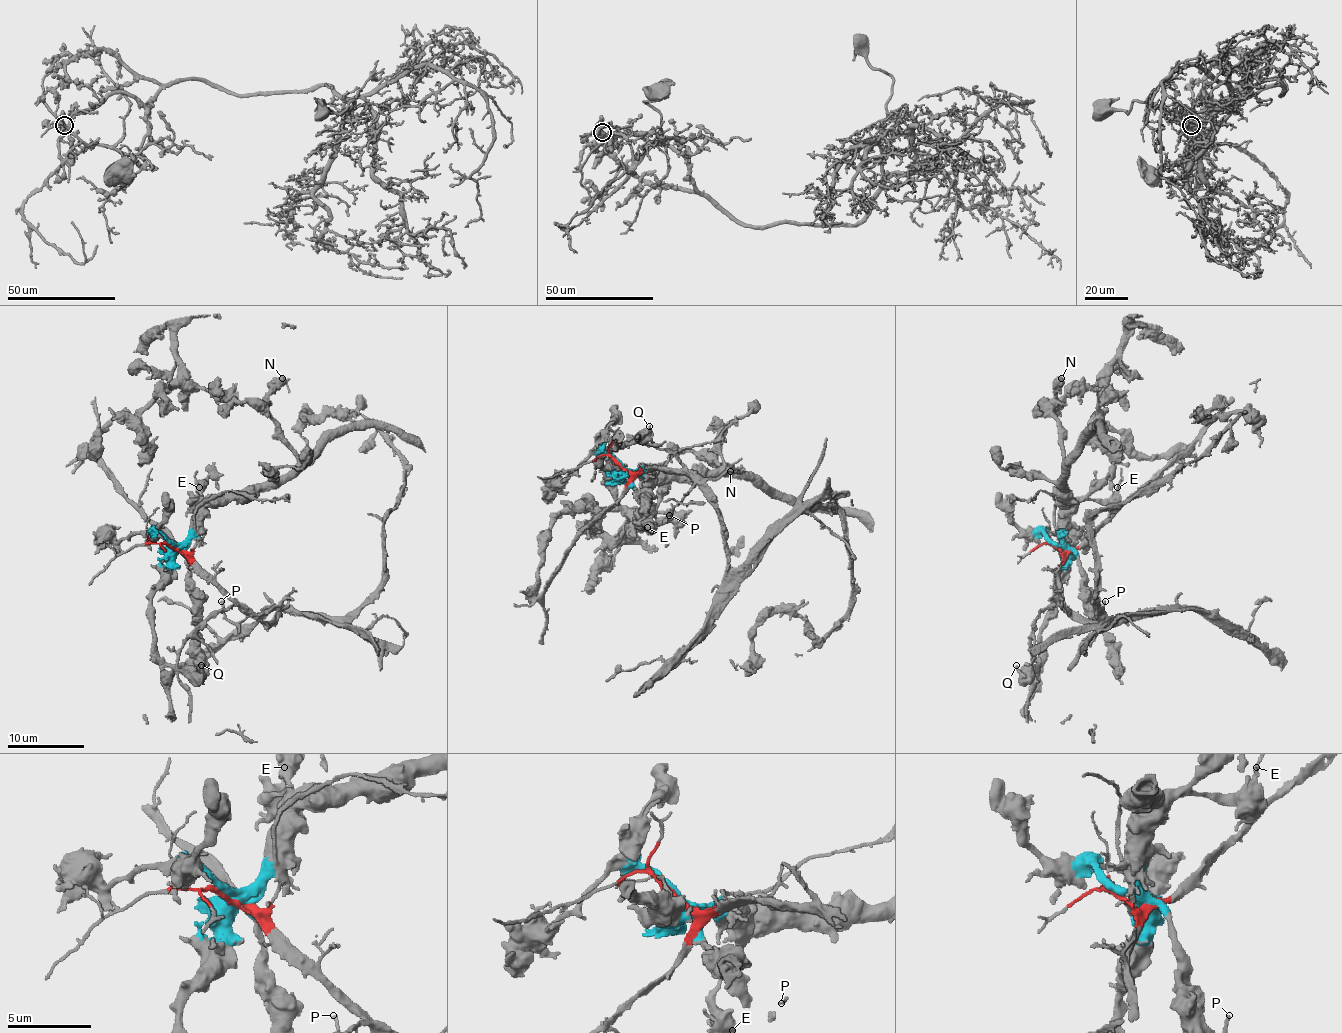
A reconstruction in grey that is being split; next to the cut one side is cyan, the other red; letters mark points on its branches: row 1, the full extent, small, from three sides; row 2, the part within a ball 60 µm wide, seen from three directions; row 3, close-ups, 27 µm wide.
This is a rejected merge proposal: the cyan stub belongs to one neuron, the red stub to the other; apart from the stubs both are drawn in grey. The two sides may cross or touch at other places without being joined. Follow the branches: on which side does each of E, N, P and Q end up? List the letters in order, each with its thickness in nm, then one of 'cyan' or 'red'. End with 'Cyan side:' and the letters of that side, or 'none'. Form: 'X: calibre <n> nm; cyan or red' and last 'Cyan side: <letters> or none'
E: calibre 170 nm; cyan
N: calibre 650 nm; cyan
P: calibre 170 nm; red
Q: calibre 200 nm; cyan
Cyan side: E, N, Q

